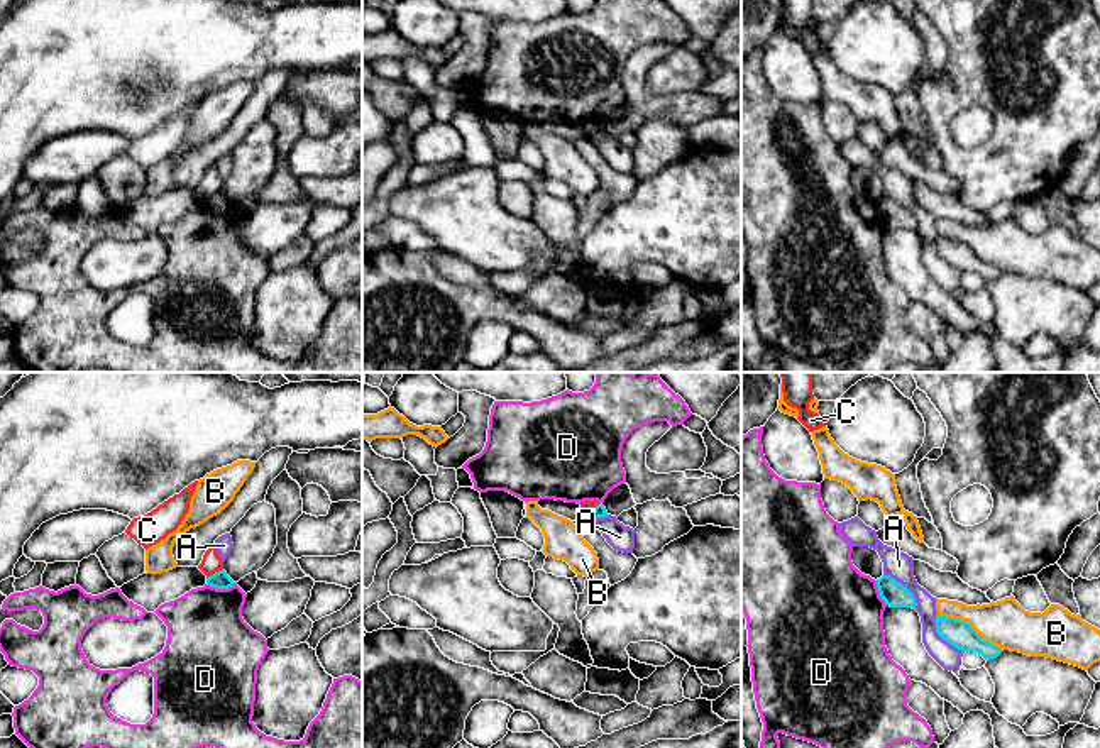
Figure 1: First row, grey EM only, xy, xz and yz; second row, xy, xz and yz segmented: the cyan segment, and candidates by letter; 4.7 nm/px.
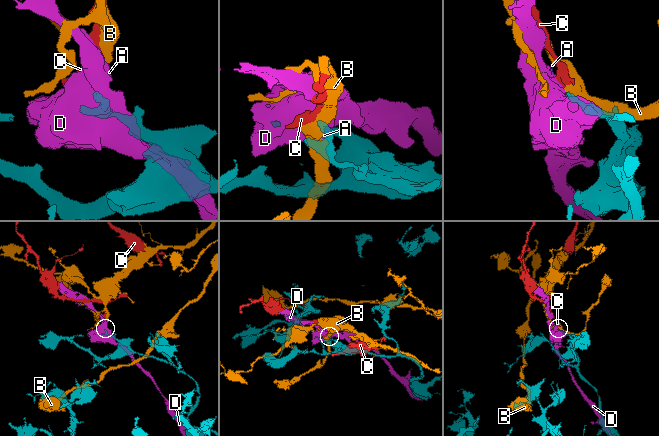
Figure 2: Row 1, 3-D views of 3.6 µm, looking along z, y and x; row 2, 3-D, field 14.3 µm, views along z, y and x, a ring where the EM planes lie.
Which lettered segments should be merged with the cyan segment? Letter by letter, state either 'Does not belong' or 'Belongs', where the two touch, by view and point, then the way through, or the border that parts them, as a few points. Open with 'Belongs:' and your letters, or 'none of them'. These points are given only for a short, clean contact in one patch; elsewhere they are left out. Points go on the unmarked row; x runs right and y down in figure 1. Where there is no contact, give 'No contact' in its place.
Belongs: none of them
A: Does not belong. Touches cyan at yz (940, 256)
B: Does not belong. Touches cyan at yz (970, 246)
C: Does not belong. Touches cyan at xy (215, 193). Boundary: xy (222, 190), (207, 198)
D: Does not belong. Touches cyan at xy (220, 208)

